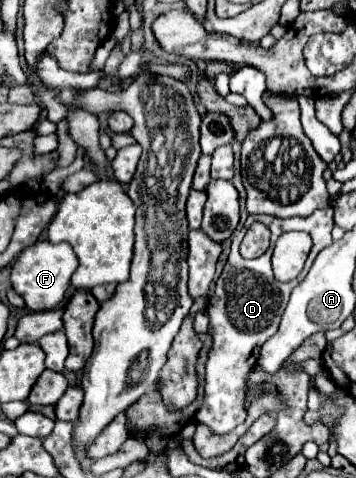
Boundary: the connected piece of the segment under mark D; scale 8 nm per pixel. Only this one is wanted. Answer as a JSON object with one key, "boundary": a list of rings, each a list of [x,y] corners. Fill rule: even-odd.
{"boundary":[[[242,234],[232,240],[228,262],[216,282],[214,294],[210,296],[206,308],[212,328],[212,348],[208,352],[208,362],[206,362],[204,400],[200,410],[196,412],[196,420],[208,426],[214,434],[226,434],[244,422],[246,380],[256,364],[256,348],[260,348],[272,334],[276,334],[288,296],[292,288],[298,284],[298,278],[288,284],[278,284],[274,280],[270,266],[272,244],[264,256],[246,260],[238,252],[240,240]]]}

